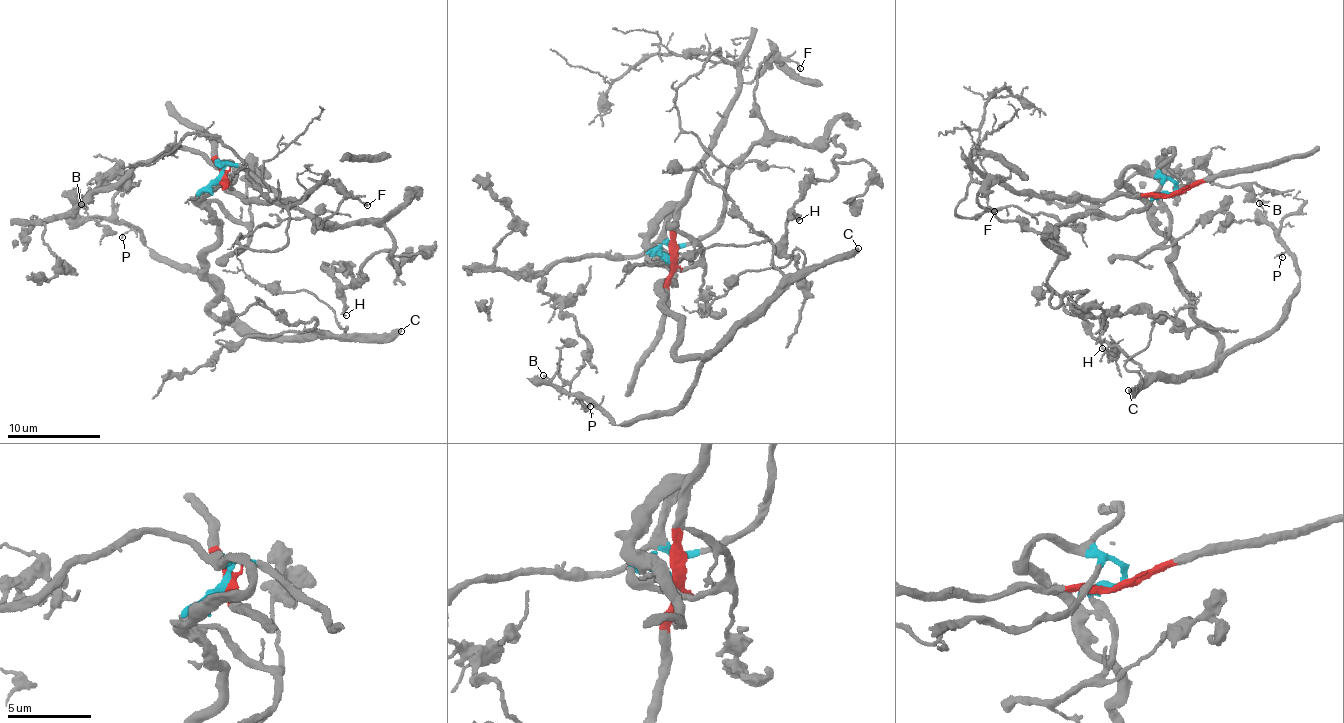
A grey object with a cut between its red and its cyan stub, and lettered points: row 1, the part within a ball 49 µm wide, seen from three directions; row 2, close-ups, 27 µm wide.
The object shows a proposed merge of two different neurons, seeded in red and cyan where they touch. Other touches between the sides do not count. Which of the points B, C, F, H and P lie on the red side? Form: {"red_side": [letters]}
{"red_side": []}

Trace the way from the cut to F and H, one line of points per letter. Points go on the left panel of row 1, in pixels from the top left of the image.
F: (219, 176), (227, 162), (243, 164), (278, 204), (326, 227), (319, 228), (344, 199), (367, 206)
H: (219, 176), (243, 164), (278, 204), (392, 238), (399, 273), (376, 252), (342, 290), (346, 315)

